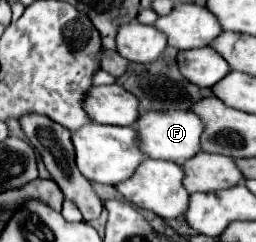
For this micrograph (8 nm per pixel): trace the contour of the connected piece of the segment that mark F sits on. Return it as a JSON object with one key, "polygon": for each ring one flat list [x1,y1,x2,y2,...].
{"polygon":[[144,112,136,128,142,140,142,150,148,158,184,164,202,150,200,138,204,132,204,122,194,112]]}

